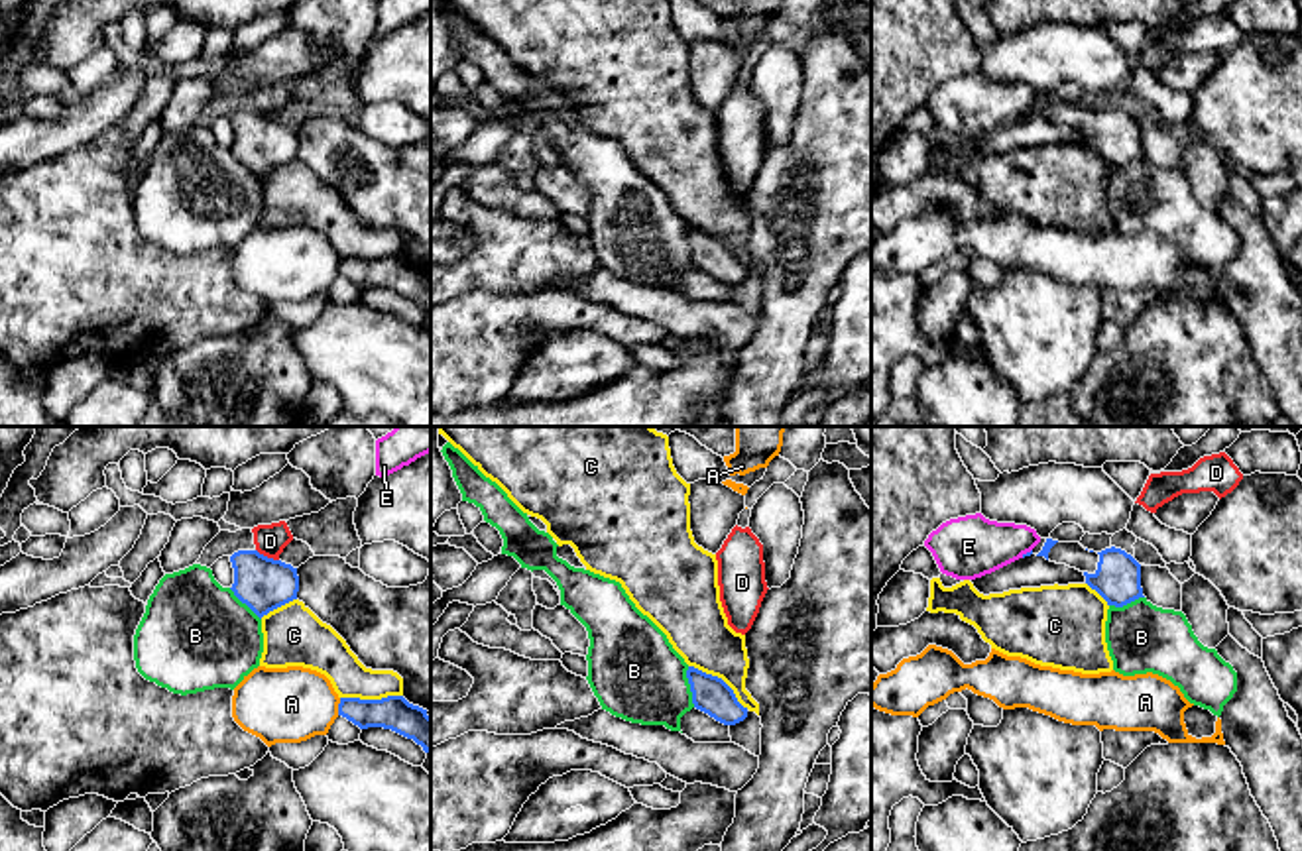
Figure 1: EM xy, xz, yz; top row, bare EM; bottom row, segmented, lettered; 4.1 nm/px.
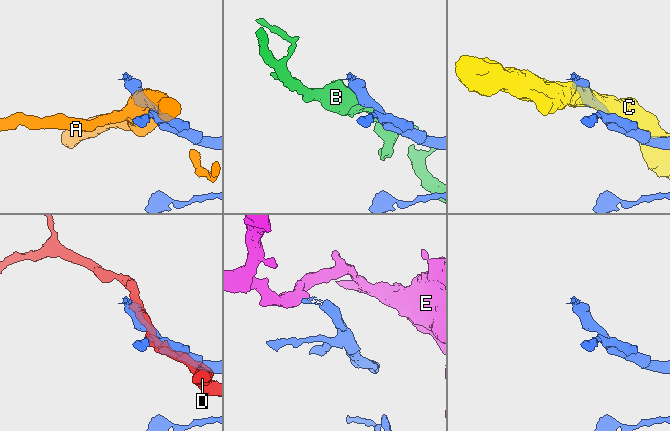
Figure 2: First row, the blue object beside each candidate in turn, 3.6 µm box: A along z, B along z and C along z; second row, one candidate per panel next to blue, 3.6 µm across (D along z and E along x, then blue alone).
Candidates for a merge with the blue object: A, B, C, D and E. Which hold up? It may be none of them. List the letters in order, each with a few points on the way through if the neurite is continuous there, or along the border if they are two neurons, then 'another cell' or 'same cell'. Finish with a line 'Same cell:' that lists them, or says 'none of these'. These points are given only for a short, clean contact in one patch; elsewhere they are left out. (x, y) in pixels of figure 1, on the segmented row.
A: another cell
B: another cell
C: another cell
D: another cell
E: border along yz (1031, 549), (1021, 557); another cell
Same cell: none of these

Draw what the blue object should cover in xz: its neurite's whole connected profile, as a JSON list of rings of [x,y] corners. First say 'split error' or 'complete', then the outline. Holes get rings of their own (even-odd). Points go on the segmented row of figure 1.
complete; [[[688,666],[686,678],[696,709],[724,725],[736,725],[747,717],[747,708],[738,702],[734,690],[722,678],[706,674],[694,666]]]

